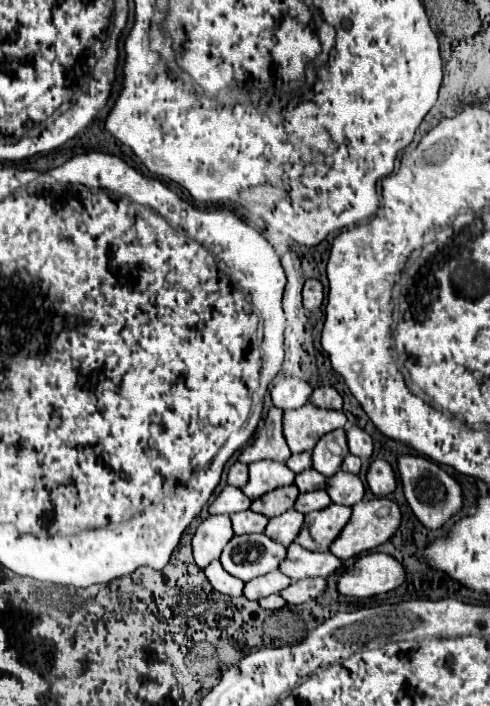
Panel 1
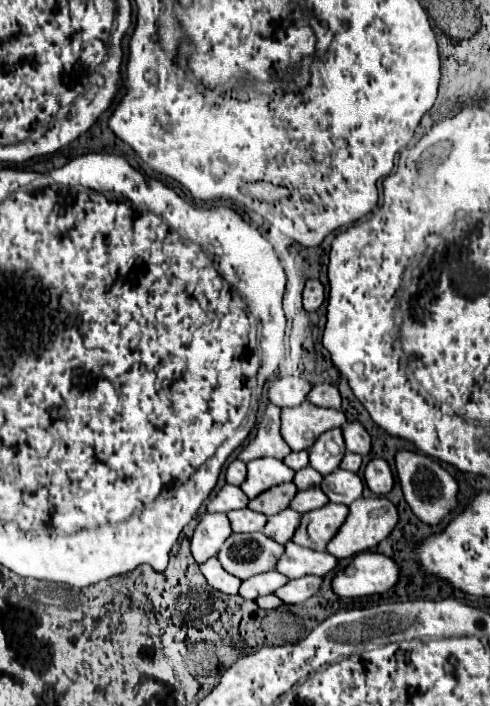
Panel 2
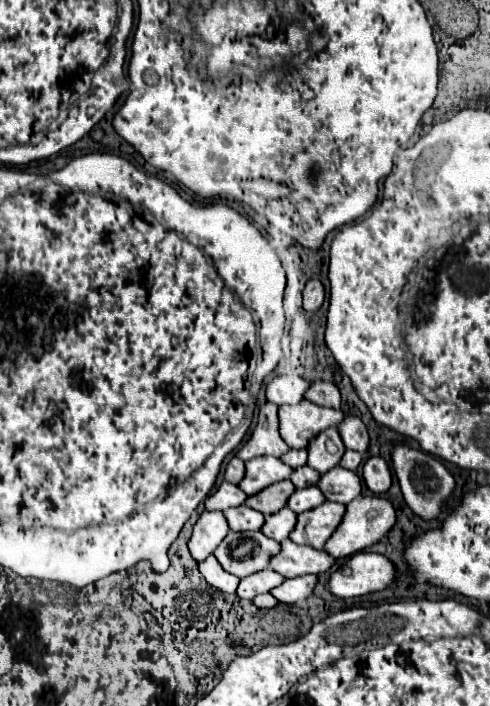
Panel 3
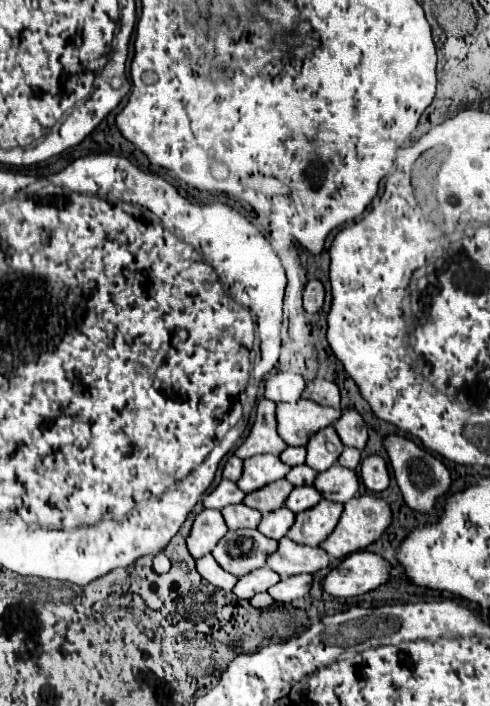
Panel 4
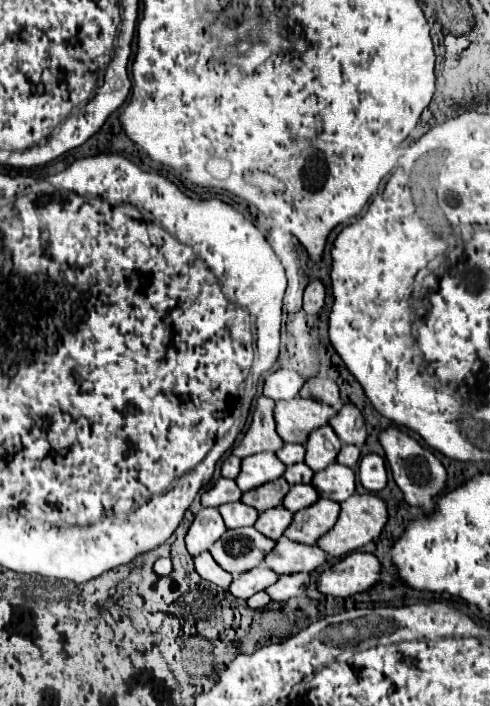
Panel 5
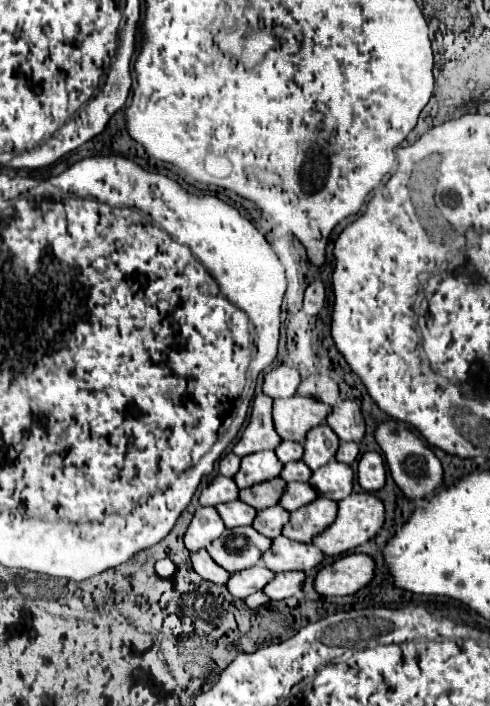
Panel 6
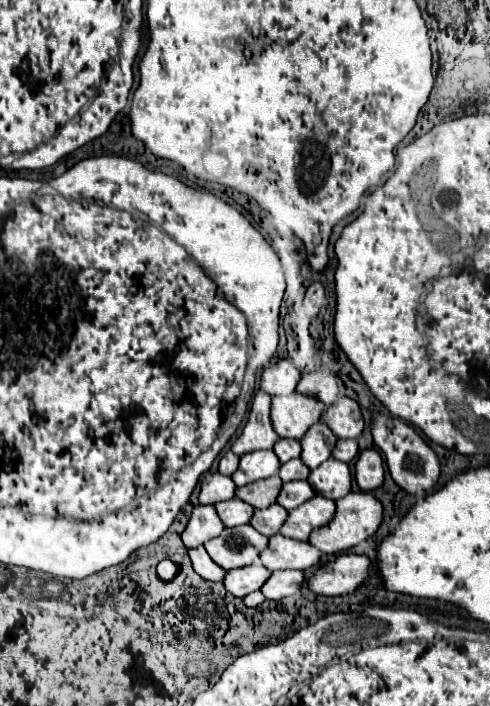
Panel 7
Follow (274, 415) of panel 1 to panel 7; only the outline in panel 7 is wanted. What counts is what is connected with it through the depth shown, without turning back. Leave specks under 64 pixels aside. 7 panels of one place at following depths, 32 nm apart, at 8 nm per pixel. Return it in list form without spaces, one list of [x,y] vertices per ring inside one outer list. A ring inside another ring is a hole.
[[[256,392],[252,398],[252,408],[242,434],[232,442],[232,452],[242,456],[252,450],[268,450],[278,440],[270,422],[270,396],[266,392]]]

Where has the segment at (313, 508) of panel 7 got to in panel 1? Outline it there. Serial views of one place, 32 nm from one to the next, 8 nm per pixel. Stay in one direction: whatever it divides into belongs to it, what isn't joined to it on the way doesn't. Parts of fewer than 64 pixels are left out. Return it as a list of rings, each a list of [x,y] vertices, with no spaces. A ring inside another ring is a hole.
[[[330,504],[328,508],[310,512],[304,516],[304,528],[300,536],[296,536],[296,544],[316,550],[316,552],[326,552],[332,540],[342,532],[350,518],[352,510],[348,506],[340,504]]]

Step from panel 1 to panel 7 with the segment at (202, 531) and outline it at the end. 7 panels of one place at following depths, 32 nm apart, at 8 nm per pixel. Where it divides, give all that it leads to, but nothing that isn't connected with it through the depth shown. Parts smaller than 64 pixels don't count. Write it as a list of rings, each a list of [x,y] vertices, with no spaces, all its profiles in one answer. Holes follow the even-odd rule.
[[[194,506],[188,526],[182,532],[182,542],[186,544],[186,548],[196,548],[202,546],[206,540],[214,538],[220,534],[220,530],[224,530],[222,520],[218,518],[214,506]]]

